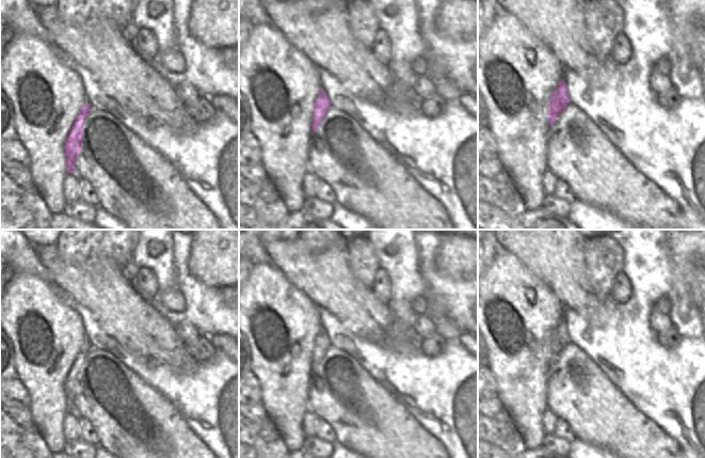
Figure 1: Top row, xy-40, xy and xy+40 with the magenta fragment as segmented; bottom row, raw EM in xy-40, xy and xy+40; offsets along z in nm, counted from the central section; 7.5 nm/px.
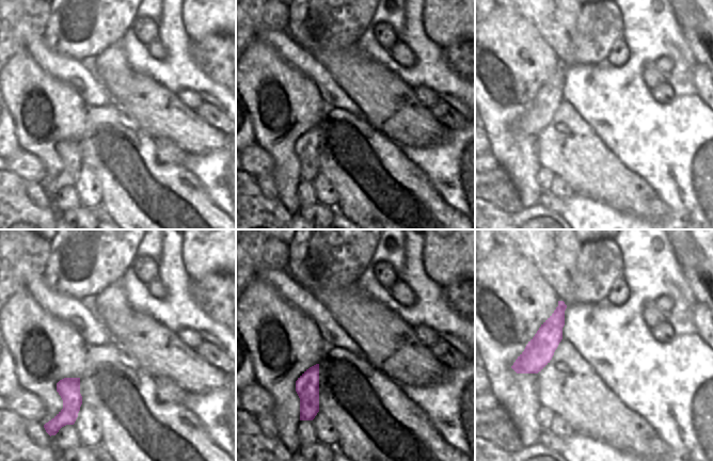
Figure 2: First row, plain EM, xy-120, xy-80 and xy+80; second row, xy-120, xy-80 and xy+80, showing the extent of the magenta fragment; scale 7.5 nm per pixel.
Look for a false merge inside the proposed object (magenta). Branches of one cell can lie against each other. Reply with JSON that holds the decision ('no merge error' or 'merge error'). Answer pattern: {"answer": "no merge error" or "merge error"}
{"answer": "merge error"}

